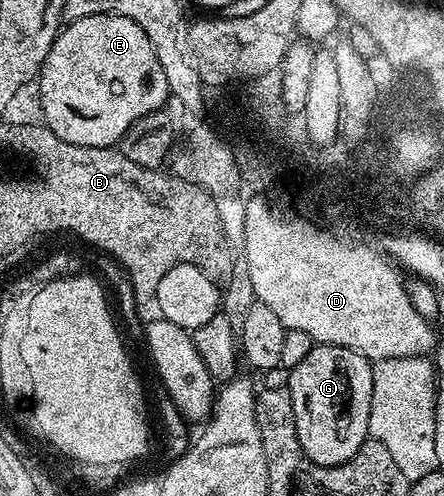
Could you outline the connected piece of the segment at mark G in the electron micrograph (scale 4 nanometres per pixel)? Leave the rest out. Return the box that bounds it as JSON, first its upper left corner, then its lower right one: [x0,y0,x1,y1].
[285,344,373,468]

